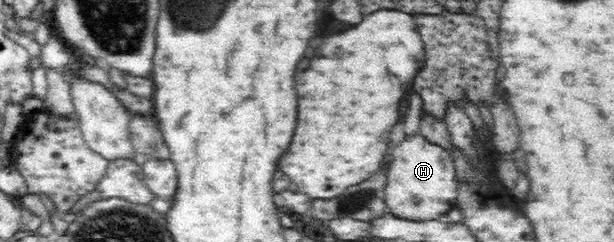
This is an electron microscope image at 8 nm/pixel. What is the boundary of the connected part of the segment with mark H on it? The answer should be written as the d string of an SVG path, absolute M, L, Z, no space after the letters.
M418 132L394 146L388 164L388 186L384 188L387 211L410 220L438 219L455 205L458 180L448 149L430 142Z

